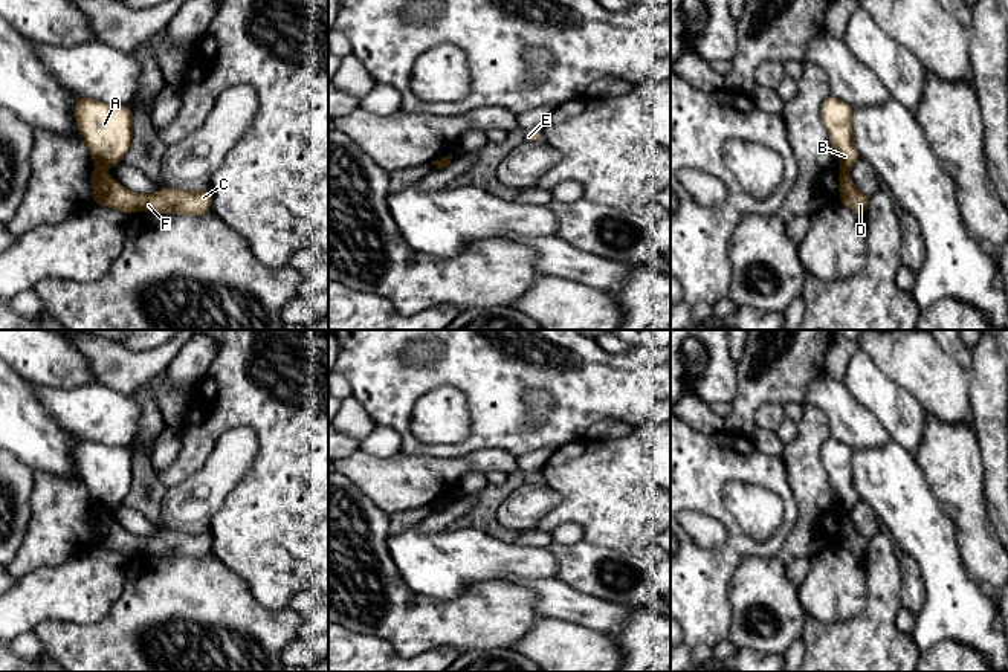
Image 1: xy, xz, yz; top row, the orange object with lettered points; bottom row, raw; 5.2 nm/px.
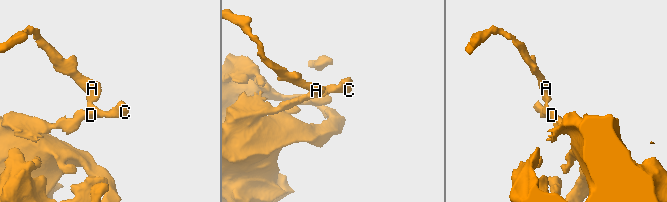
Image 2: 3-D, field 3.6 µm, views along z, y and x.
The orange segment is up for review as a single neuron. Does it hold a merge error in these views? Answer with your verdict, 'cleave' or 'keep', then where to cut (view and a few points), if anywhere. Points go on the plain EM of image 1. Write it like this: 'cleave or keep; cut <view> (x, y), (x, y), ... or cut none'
cleave; cut xy (98, 510), (103, 512)

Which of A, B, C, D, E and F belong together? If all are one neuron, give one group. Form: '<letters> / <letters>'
A B / C D E F

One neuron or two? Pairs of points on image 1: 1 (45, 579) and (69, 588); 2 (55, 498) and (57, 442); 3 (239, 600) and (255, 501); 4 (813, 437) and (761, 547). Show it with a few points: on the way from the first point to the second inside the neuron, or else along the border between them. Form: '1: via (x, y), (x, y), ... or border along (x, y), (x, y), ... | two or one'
1: via (51, 585), (63, 588) | one
2: border along (34, 471), (81, 481) | two
3: border along (214, 556), (228, 565), (264, 607) | two
4: border along (782, 455), (790, 491), (796, 501), (796, 521) | two

